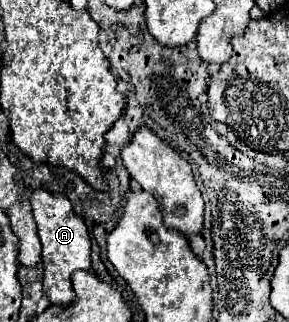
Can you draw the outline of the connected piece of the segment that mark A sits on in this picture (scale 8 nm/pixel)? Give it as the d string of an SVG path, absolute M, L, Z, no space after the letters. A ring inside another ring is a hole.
M36 188L30 196L34 210L34 220L38 224L38 234L42 242L42 290L52 304L66 306L74 300L74 290L70 276L74 270L90 270L90 236L84 220L74 212L70 200L62 194L52 194L48 190Z

